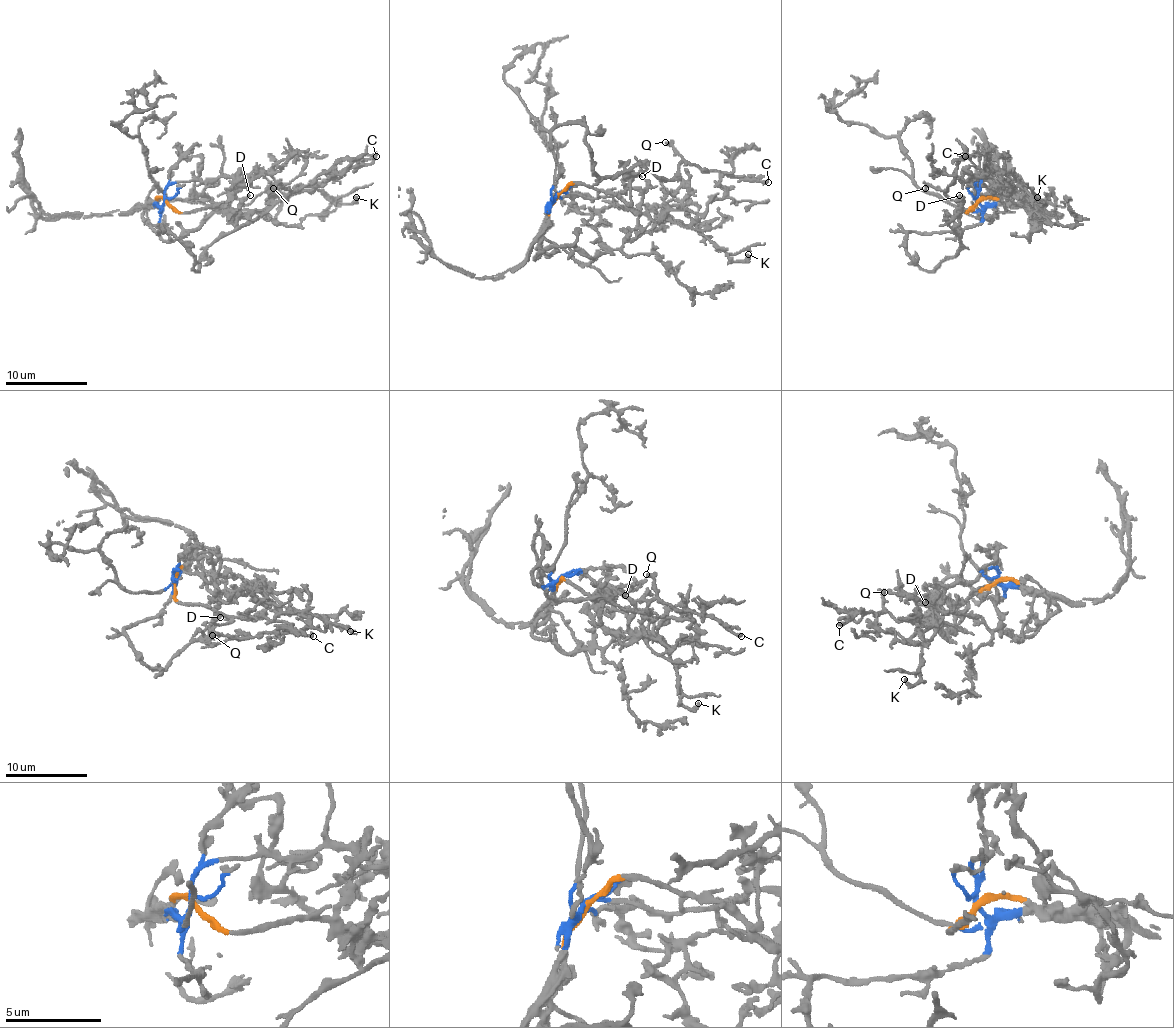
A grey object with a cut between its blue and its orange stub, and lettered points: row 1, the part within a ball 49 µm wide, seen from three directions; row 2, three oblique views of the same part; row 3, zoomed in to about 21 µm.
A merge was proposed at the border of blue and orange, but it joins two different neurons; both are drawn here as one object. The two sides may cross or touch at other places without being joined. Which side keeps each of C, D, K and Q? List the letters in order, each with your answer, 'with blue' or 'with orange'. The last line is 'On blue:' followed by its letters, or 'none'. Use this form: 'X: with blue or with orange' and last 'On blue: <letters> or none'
C: with blue
D: with orange
K: with orange
Q: with blue
On blue: C, Q

